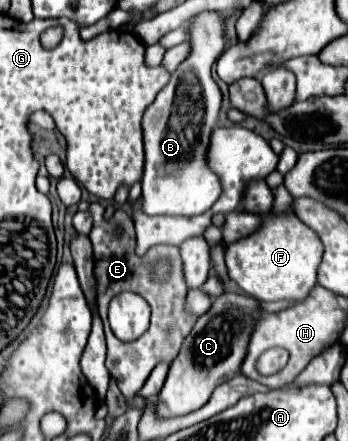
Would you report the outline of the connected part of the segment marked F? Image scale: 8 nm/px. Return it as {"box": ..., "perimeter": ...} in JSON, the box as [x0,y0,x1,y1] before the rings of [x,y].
{"box":[225,211,323,301],"perimeter":[[[269,211],[261,215],[261,227],[241,241],[225,247],[225,265],[231,281],[259,301],[305,299],[317,283],[317,269],[323,257],[323,243],[295,213]]]}

